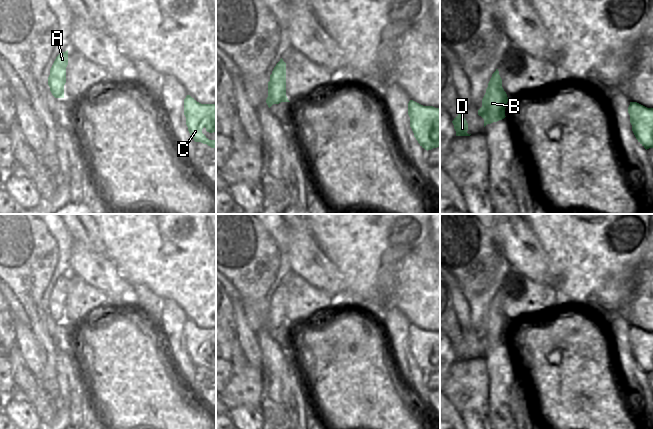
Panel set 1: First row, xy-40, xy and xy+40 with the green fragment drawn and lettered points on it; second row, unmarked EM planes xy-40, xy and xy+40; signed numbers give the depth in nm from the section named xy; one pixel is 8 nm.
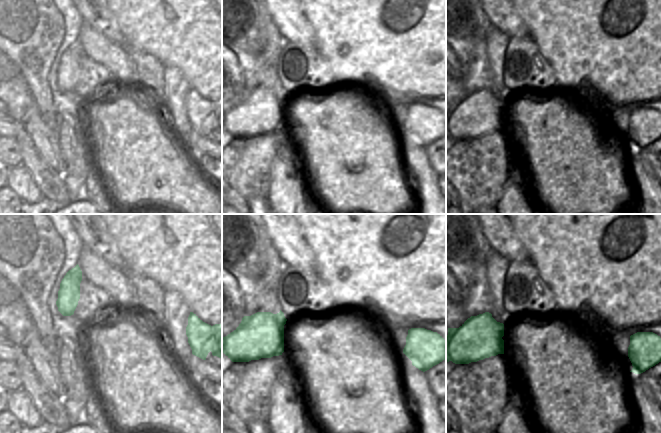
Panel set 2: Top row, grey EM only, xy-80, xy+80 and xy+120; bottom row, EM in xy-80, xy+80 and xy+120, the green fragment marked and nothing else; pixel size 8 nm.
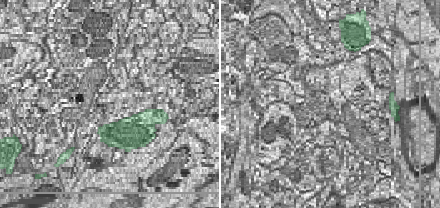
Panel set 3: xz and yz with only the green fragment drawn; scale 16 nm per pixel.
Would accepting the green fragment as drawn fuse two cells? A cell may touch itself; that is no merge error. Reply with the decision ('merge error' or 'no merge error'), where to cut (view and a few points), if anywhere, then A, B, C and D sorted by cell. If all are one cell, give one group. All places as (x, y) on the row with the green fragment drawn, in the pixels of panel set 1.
merge error; cut xy+40 (498, 75), (498, 92), (507, 101); groups A C / B D

